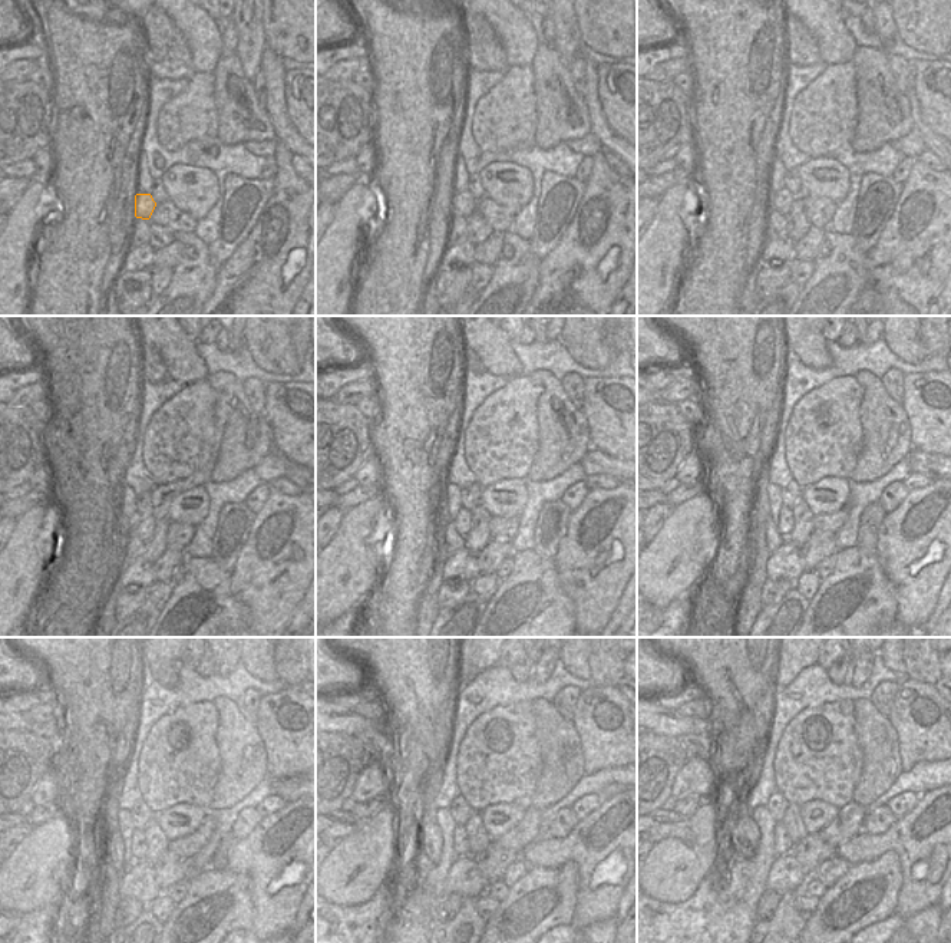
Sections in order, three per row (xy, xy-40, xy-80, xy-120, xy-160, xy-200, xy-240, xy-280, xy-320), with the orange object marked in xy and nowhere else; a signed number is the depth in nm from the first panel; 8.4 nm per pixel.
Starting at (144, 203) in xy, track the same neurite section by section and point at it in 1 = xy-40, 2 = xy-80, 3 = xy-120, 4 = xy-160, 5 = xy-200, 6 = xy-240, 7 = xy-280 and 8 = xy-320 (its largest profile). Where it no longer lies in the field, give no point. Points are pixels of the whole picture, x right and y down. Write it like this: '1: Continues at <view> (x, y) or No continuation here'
1: Continues at xy-40 (464, 203)
2: Continues at xy-80 (781, 201)
3: Continues at xy-120 (144, 528)
4: Continues at xy-160 (464, 520)
5: Continues at xy-200 (785, 523)
6: Continues at xy-240 (138, 846)
7: Continues at xy-280 (461, 838)
8: Continues at xy-320 (783, 846)

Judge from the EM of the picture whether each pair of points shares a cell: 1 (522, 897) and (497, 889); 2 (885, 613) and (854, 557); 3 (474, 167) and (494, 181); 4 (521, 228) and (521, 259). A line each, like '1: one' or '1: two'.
1: two
2: one
3: two
4: two

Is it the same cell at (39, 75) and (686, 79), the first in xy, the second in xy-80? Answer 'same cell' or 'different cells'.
same cell

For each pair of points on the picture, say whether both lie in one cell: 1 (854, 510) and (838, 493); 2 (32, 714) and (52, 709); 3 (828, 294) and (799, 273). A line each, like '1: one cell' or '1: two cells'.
1: two cells
2: one cell
3: two cells

